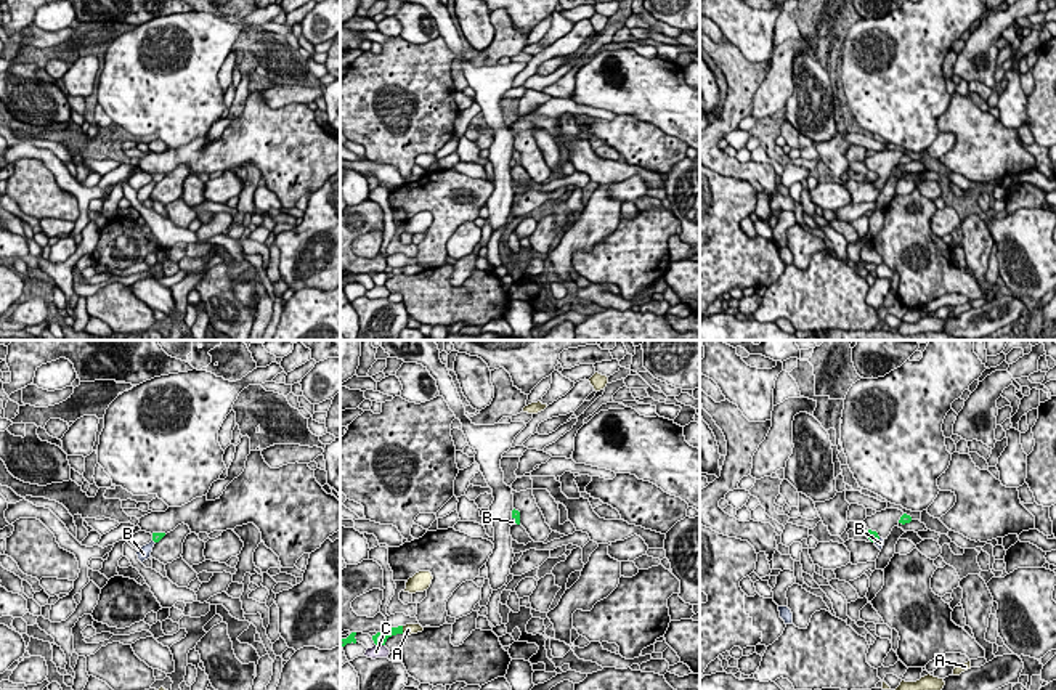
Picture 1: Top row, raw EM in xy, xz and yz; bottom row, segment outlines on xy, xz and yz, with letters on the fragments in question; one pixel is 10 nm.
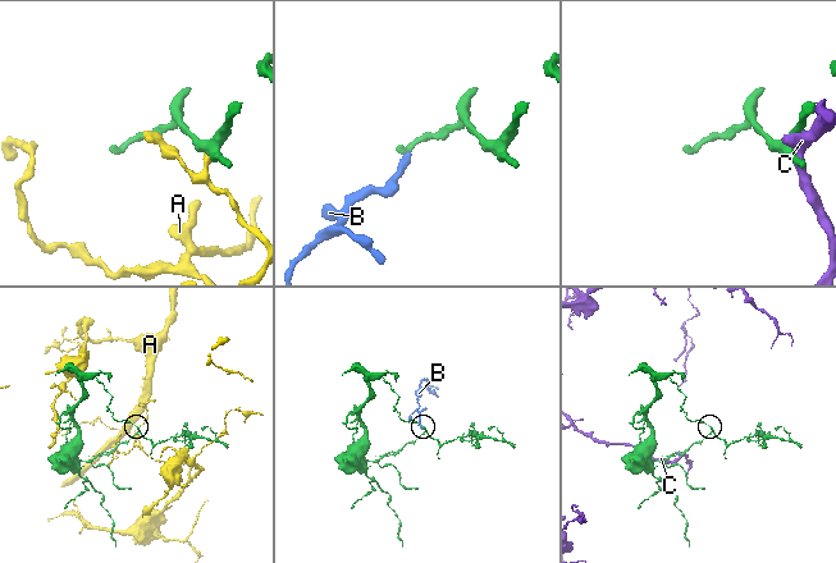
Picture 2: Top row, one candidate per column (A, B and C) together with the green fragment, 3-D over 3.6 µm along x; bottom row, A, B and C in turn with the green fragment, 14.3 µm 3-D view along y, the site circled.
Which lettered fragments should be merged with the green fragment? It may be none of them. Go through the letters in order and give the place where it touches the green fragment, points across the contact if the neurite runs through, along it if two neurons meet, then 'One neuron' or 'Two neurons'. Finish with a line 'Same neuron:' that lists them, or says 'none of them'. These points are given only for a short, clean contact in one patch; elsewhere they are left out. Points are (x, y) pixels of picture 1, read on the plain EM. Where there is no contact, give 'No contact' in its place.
A: Touches green at xz (402, 270). Boundary: xz (402, 267), (403, 273). Two neurons
B: Touches green at xz (515, 161). Boundary: xz (512, 158), (515, 162). Two neurons
C: Touches green at xz (381, 284). Two neurons
Same neuron: none of them

